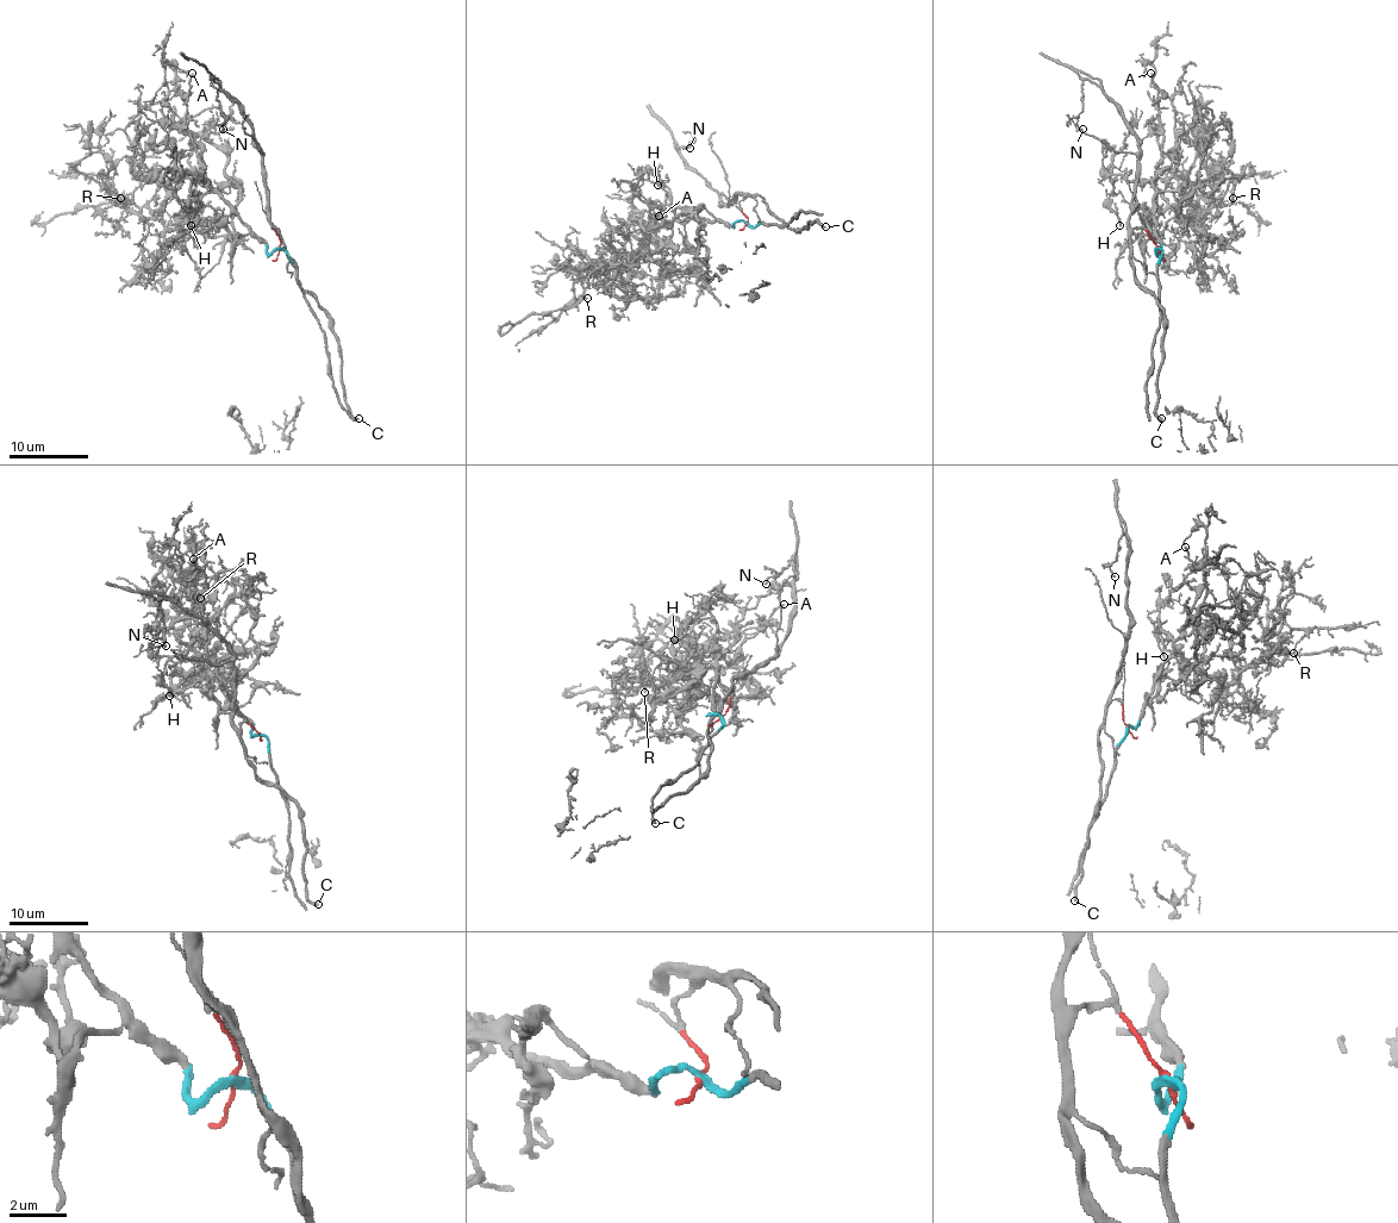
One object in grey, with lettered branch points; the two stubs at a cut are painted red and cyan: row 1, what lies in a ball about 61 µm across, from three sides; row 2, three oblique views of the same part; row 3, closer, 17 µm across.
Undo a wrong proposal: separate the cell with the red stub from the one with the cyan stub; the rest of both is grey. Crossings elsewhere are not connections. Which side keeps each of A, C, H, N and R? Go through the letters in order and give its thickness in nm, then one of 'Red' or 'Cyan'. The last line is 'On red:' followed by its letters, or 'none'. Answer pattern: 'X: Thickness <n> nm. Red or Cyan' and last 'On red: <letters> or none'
A: Thickness 110 nm. Cyan
C: Thickness 280 nm. Red
H: Thickness 130 nm. Cyan
N: Thickness 140 nm. Red
R: Thickness 80 nm. Cyan
On red: C, N

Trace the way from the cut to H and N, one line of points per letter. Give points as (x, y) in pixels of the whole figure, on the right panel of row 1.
H: (1158, 248), (1155, 188), (1149, 182), (1119, 175), (1112, 182), (1110, 208), (1119, 226)
N: (1158, 248), (1142, 228), (1130, 226), (1140, 145), (1134, 130), (1091, 80), (1083, 82), (1077, 122), (1083, 130)

